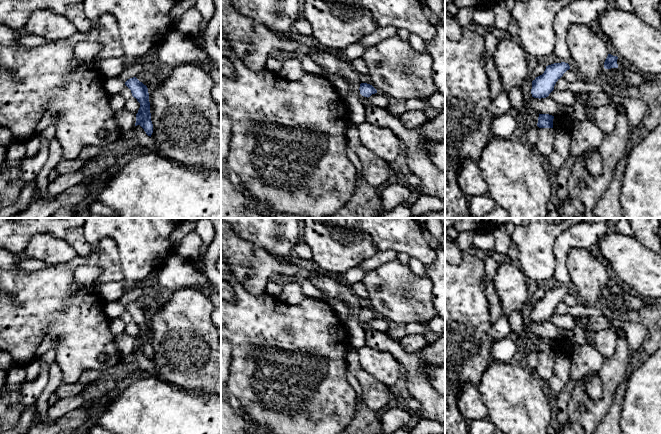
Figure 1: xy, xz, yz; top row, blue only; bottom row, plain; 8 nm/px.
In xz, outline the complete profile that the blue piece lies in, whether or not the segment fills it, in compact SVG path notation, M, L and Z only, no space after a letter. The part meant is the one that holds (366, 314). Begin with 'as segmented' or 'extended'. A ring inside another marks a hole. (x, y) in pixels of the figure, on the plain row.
as segmented; M361 307L360 308L360 318L364 321L370 321L372 318L377 317L377 314L370 308Z

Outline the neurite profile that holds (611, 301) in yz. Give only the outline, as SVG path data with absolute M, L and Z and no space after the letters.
M617 292L605 293L600 303L606 308L608 314L620 317L622 304Z

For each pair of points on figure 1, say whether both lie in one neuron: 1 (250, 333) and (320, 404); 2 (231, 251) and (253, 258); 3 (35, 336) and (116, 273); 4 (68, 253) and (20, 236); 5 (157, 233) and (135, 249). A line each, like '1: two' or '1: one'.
1: one
2: one
3: one
4: two
5: one

